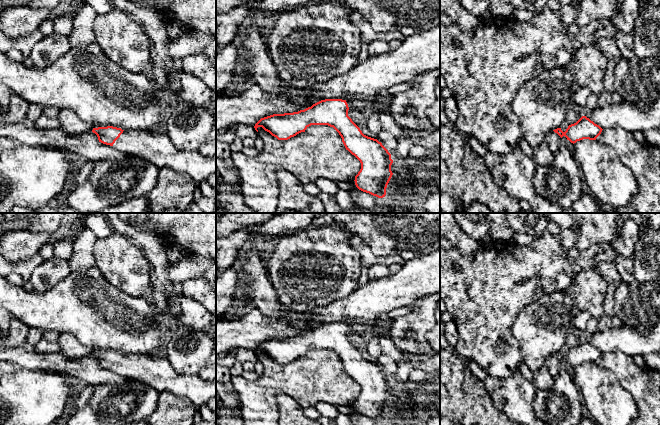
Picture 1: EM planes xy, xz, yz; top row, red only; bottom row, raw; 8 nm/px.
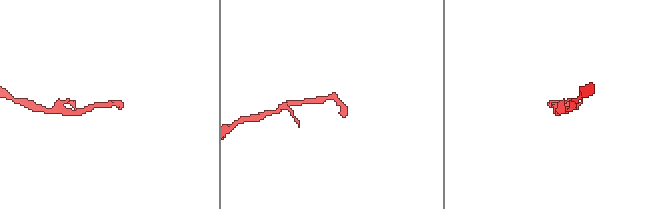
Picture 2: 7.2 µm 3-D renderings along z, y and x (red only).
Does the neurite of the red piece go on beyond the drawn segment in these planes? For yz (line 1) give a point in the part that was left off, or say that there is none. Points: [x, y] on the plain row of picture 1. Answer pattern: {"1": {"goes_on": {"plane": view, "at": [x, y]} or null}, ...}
{"1": {"goes_on": {"plane": "yz", "at": [553, 364]}}}

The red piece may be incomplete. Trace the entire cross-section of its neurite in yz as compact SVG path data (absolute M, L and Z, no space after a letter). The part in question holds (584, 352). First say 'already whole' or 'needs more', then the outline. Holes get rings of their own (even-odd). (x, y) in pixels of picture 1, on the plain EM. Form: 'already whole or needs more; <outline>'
needs more; M582 340L576 347L569 349L565 356L561 352L553 354L547 359L545 366L555 378L562 369L561 362L563 360L574 368L583 363L596 364L602 354L599 349L595 348L589 342Z

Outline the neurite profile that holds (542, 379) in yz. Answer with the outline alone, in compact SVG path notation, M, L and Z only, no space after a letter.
M546 366L533 372L533 383L536 389L548 389L554 384L555 378L550 374Z

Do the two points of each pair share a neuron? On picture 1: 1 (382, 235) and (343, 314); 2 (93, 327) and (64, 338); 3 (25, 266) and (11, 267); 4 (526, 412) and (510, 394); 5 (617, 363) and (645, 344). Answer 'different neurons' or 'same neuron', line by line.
1: different neurons
2: different neurons
3: same neuron
4: same neuron
5: different neurons

